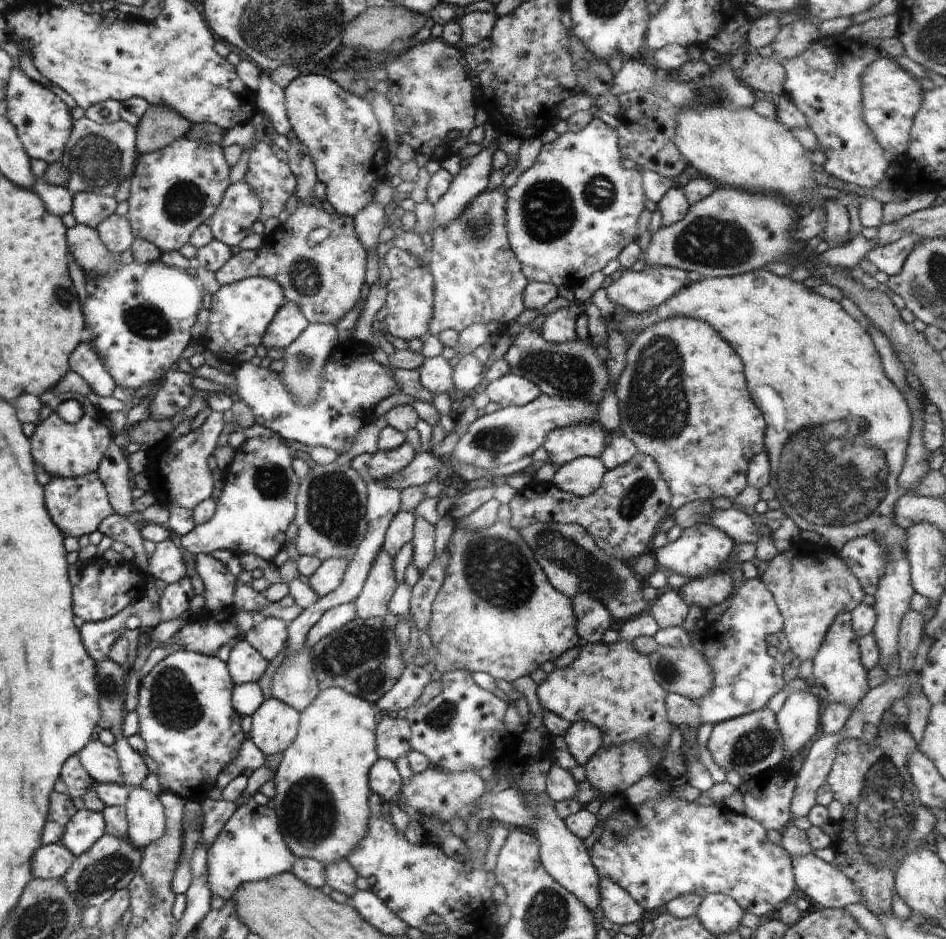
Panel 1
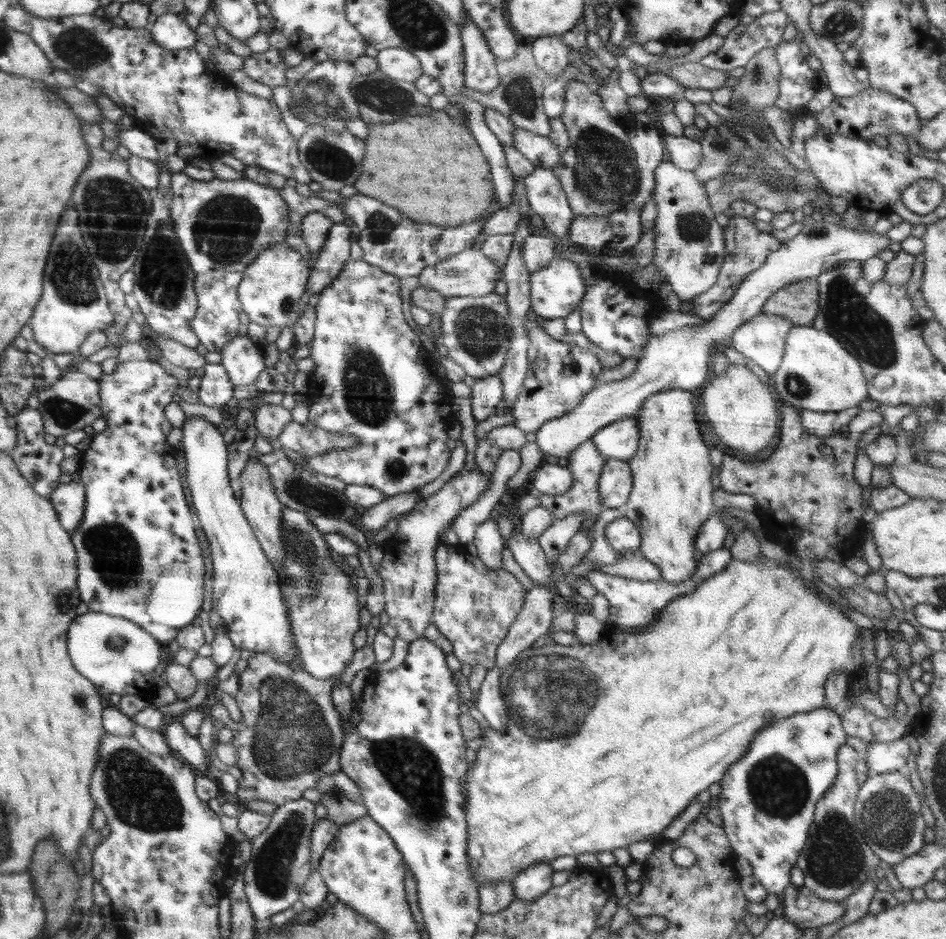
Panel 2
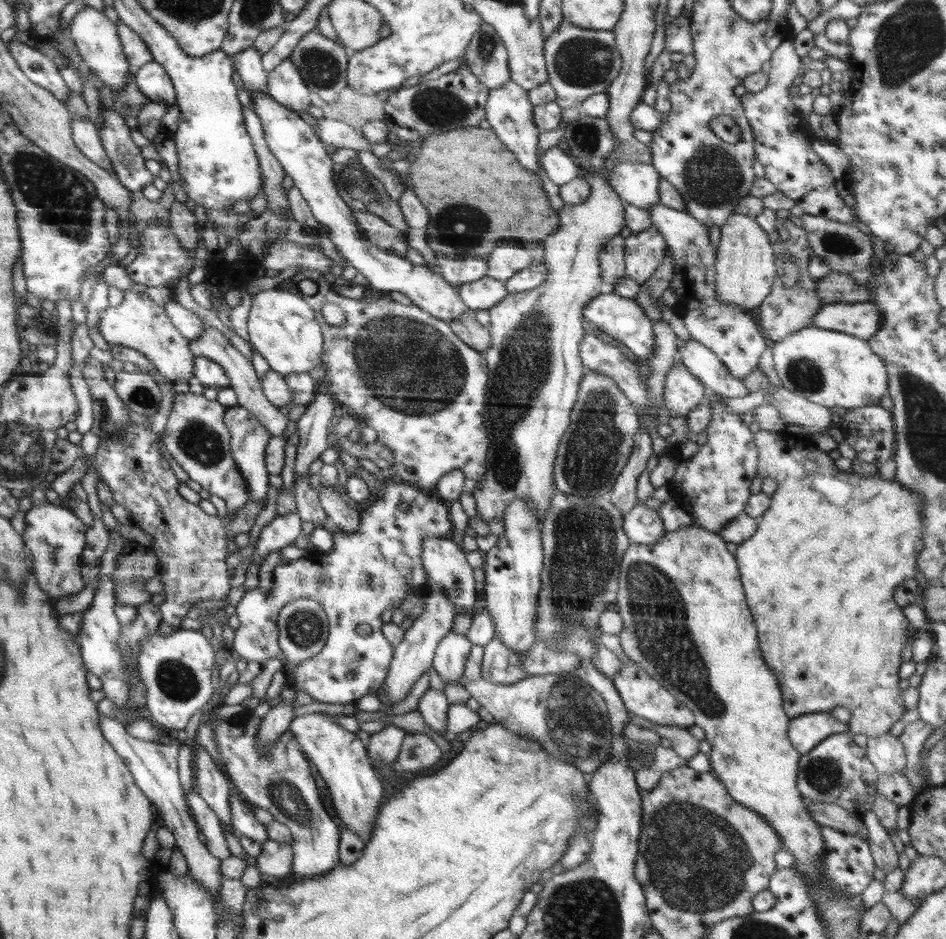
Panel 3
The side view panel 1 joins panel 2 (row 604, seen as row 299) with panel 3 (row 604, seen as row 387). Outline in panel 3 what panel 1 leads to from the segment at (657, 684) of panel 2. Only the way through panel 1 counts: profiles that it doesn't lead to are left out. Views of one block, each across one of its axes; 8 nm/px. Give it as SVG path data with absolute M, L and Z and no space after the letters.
M760 429L754 433L754 442L759 452L757 464L760 478L772 478L778 483L778 489L771 496L768 510L760 517L760 523L754 535L740 543L736 548L736 562L740 572L740 580L745 592L746 604L754 618L758 644L768 670L776 676L784 703L783 710L788 719L794 719L809 713L830 713L834 708L843 707L850 712L849 731L854 735L877 737L888 733L896 722L900 721L907 712L902 699L902 688L899 683L899 668L901 665L902 649L908 640L908 619L902 608L894 602L896 587L906 580L918 577L917 560L922 549L922 502L918 495L903 488L897 481L883 479L879 473L870 476L860 476L853 469L842 472L836 468L834 461L827 453L820 451L814 439L807 434L794 435L787 430L770 432Z

